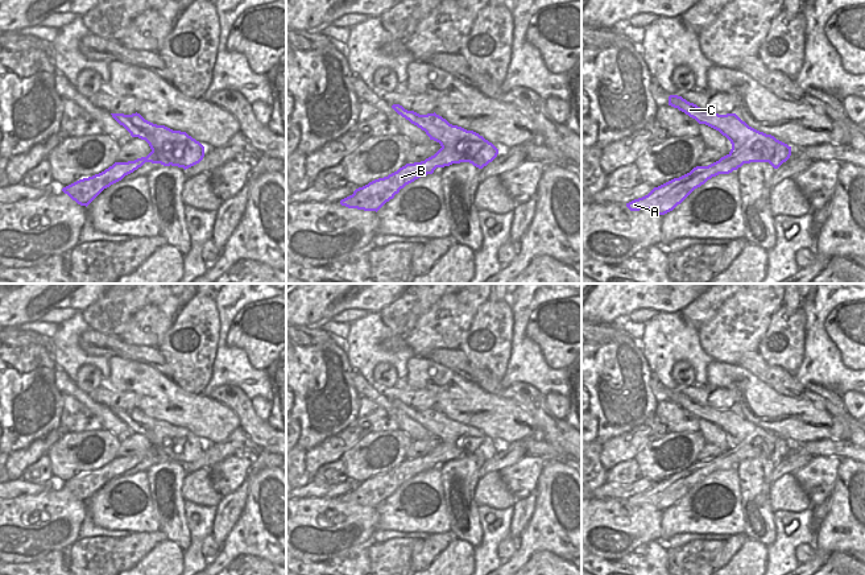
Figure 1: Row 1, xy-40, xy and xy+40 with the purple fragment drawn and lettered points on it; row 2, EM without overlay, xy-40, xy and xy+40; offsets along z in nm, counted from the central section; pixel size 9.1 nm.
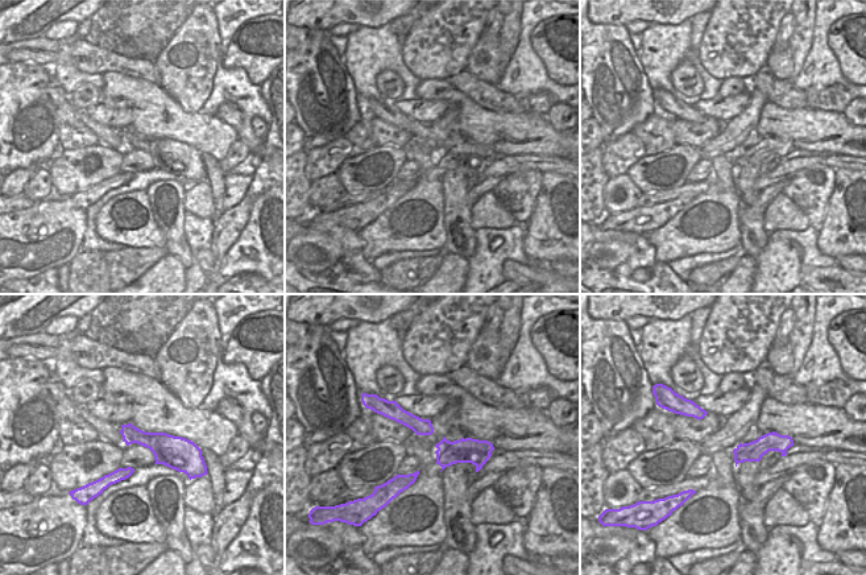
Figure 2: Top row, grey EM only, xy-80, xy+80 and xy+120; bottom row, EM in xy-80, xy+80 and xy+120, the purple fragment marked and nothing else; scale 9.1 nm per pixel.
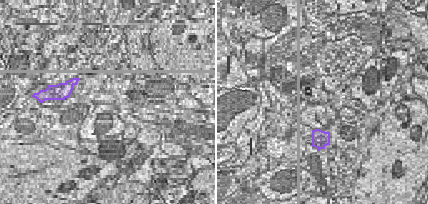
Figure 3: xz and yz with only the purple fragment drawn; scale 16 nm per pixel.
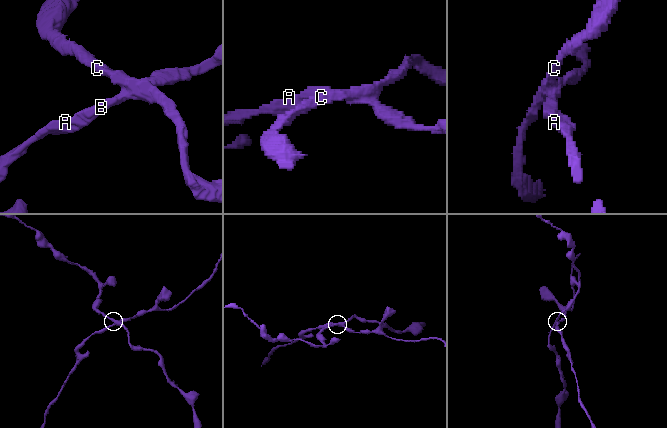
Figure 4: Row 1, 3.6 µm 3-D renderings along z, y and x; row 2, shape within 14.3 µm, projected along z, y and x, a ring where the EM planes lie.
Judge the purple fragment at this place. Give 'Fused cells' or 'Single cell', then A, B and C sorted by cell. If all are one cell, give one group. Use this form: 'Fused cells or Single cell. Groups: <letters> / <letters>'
Fused cells. Groups: A B / C.

